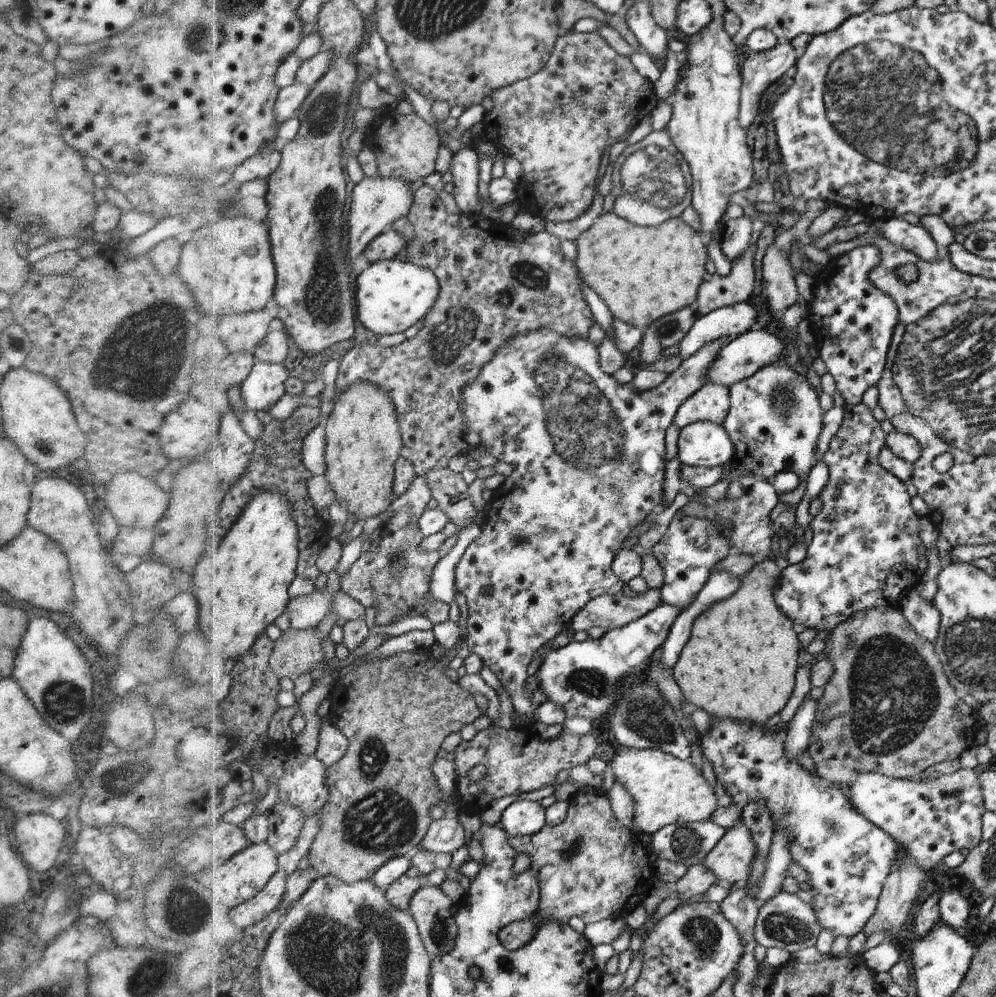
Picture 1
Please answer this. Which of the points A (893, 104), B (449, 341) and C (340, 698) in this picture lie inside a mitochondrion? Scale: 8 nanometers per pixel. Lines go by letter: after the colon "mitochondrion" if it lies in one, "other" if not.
A: mitochondrion
B: mitochondrion
C: other

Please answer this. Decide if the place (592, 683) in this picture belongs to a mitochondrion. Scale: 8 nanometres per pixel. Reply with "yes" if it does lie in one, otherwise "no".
yes

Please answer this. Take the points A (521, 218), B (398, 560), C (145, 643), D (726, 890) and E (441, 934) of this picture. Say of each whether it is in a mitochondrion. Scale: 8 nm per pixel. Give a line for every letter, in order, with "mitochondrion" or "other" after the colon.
A: other
B: mitochondrion
C: mitochondrion
D: other
E: mitochondrion

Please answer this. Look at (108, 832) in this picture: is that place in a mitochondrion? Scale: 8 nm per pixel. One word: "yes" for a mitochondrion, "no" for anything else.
no

